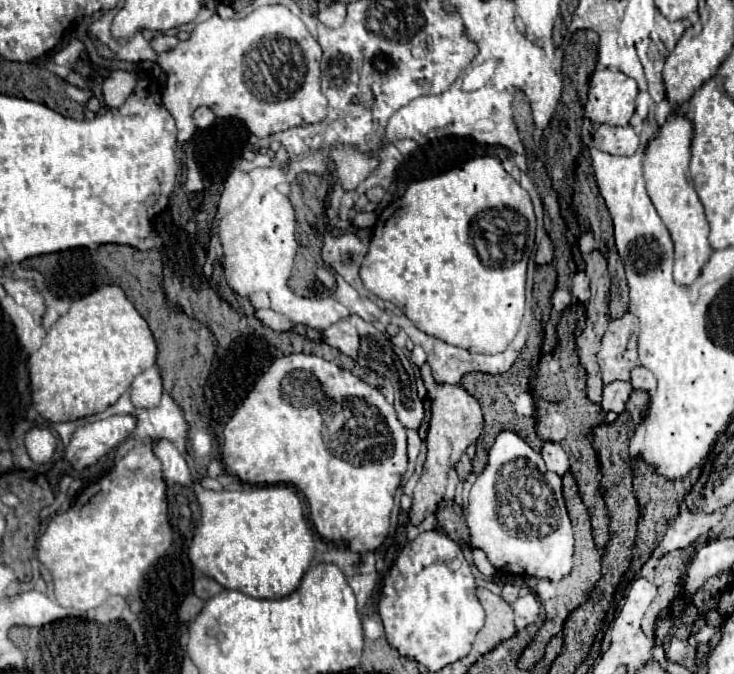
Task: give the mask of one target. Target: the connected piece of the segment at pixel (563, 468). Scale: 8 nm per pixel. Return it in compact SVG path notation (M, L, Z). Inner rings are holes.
M546 441L544 447L542 447L542 451L540 451L540 455L542 455L542 459L546 461L546 467L548 467L550 471L554 471L556 475L562 477L562 475L566 475L566 473L570 471L568 455L564 453L564 449L562 449L560 443L550 443L550 441Z

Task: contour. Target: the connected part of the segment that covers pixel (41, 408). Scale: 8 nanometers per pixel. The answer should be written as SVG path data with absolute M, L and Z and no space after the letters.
M104 285L86 297L75 299L66 315L62 315L46 333L42 347L30 355L30 389L34 409L48 421L76 421L96 415L114 405L128 389L136 375L156 363L156 341L144 317L126 299L124 291L116 285Z

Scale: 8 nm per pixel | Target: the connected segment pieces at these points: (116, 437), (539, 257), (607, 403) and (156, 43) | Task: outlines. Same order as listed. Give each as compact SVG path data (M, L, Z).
M112 415L78 427L64 449L66 459L76 471L82 471L84 467L98 463L112 449L120 447L134 433L134 429L134 415Z
M548 237L542 239L538 251L536 251L536 263L538 265L548 265L550 261L554 259L554 247L552 247L552 241Z
M612 381L612 383L604 385L604 395L602 395L602 403L600 403L602 409L622 413L632 391L634 391L634 387L630 381Z
M156 35L156 37L150 41L150 47L152 47L156 53L162 53L162 51L172 49L176 43L178 43L178 39L176 39L174 35Z

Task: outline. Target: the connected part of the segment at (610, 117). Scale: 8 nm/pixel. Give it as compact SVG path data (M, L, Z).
M600 39L598 44L598 62L594 70L594 75L590 79L590 91L588 91L588 103L584 105L584 115L594 121L594 123L606 123L606 125L628 125L630 117L634 115L636 109L636 95L638 87L636 81L626 77L622 71L610 71L600 63Z

